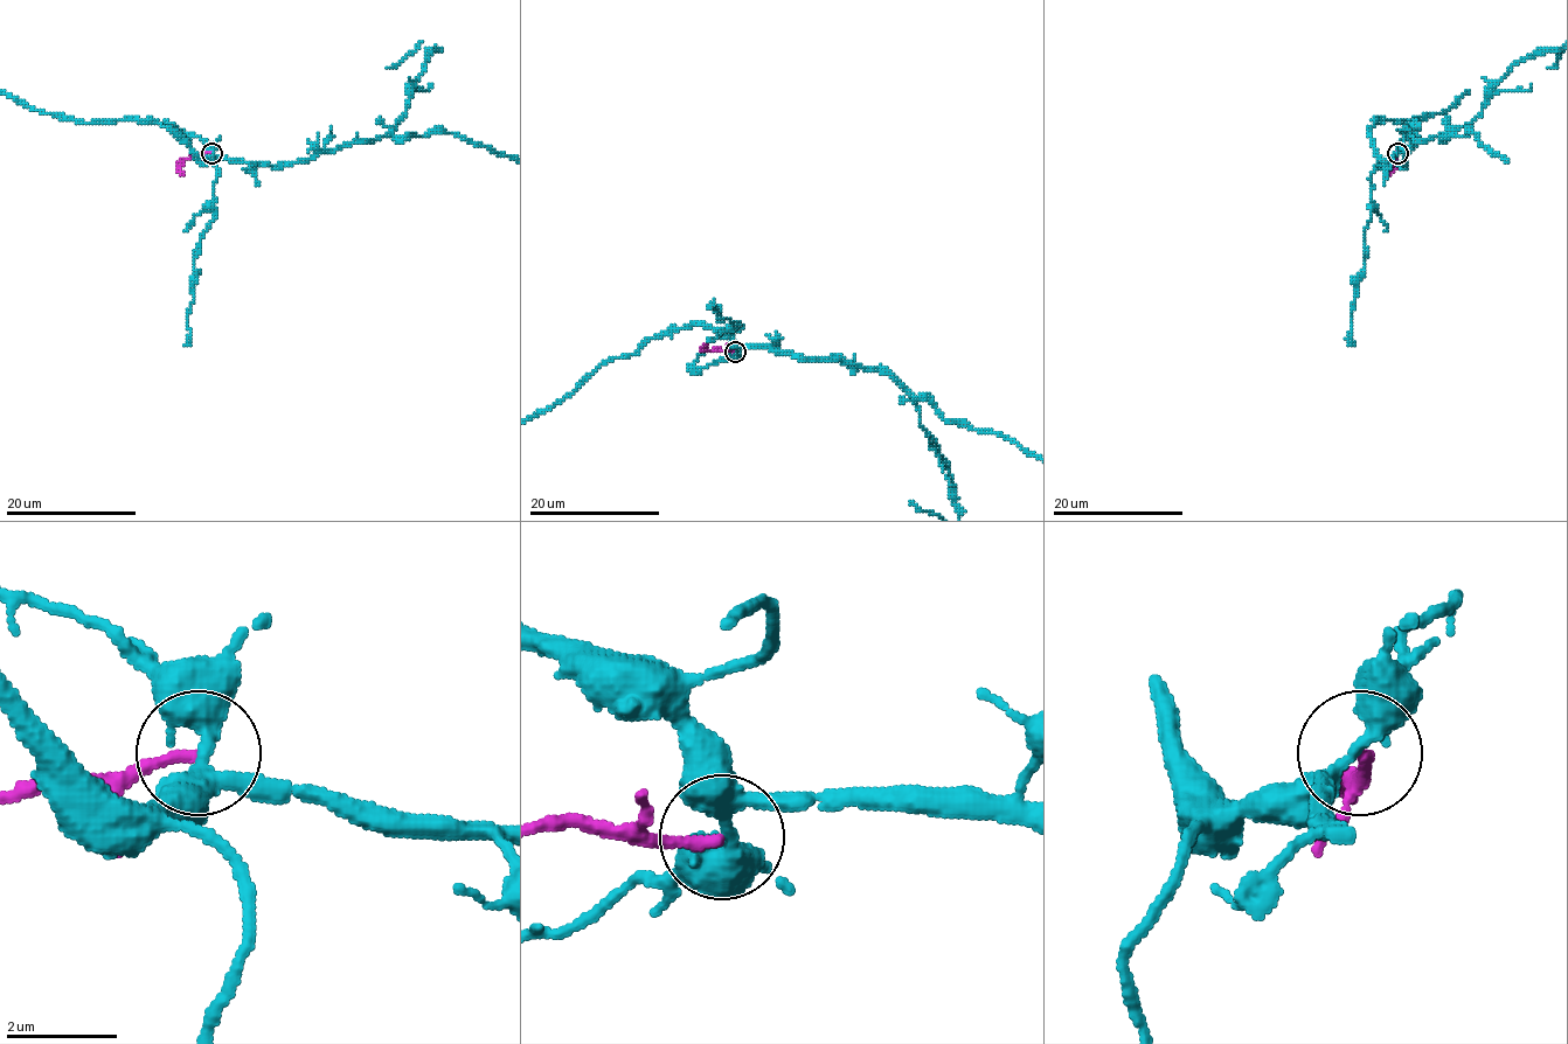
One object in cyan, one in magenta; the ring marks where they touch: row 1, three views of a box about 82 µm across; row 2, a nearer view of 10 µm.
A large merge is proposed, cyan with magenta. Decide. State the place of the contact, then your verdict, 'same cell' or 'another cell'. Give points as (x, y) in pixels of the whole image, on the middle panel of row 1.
place (735, 352); another cell

